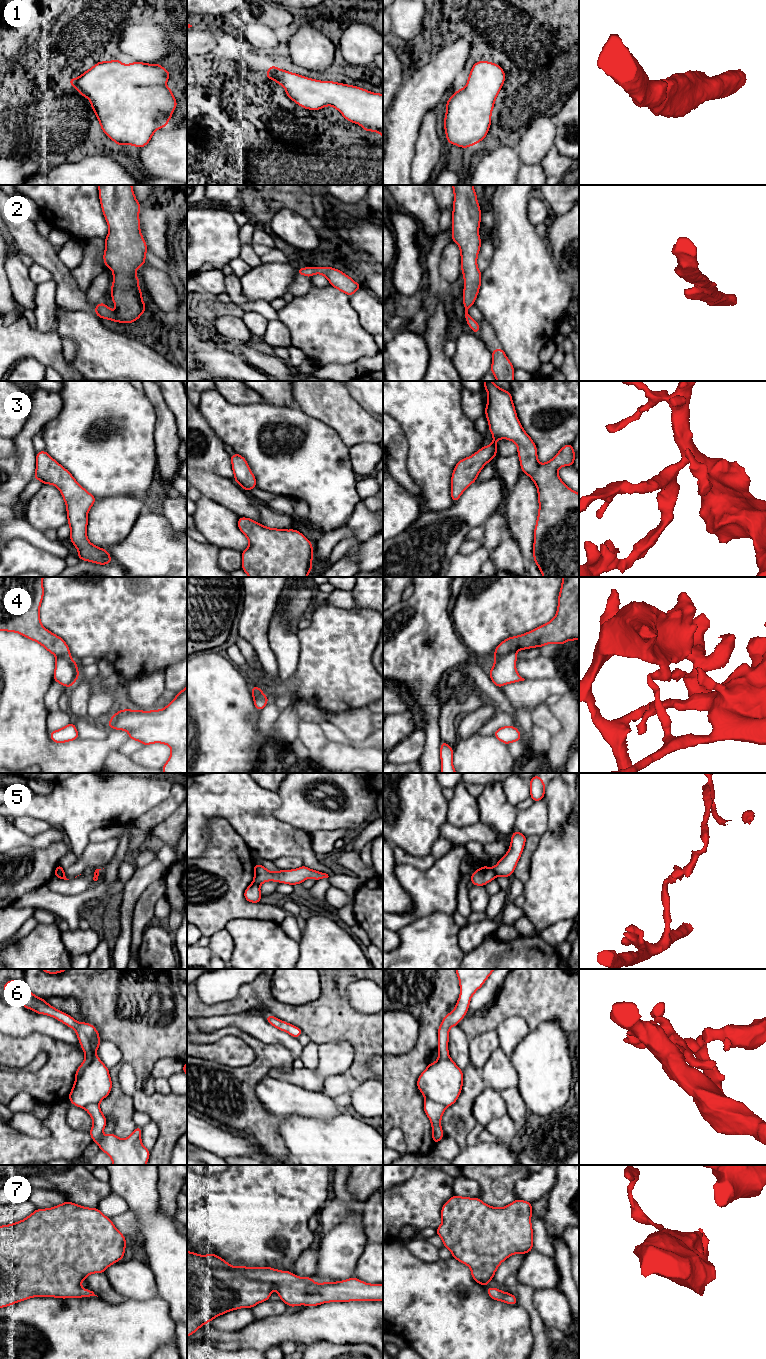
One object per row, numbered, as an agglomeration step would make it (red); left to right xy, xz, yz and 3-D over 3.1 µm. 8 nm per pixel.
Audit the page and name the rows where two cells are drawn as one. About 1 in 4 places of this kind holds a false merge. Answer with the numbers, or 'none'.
4, 5

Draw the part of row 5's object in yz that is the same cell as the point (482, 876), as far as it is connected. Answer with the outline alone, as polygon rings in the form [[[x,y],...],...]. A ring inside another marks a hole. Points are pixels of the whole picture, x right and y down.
[[[487,866],[480,867],[470,877],[472,884],[476,886],[484,886],[495,878],[493,869]]]

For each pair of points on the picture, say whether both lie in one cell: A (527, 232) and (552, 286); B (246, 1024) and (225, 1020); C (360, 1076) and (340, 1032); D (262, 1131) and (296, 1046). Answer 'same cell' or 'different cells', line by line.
A: same cell
B: same cell
C: same cell
D: different cells

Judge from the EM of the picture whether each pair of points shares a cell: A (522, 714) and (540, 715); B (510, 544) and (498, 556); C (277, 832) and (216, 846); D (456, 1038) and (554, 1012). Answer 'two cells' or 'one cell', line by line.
A: two cells
B: one cell
C: two cells
D: two cells

